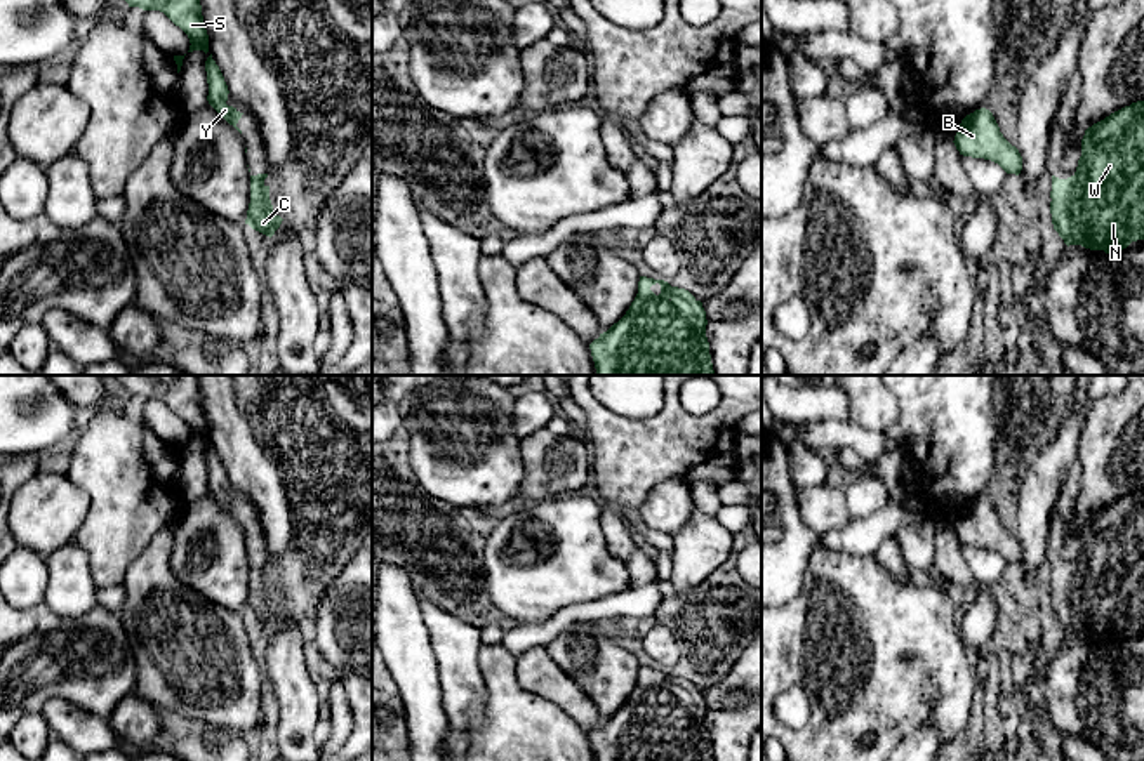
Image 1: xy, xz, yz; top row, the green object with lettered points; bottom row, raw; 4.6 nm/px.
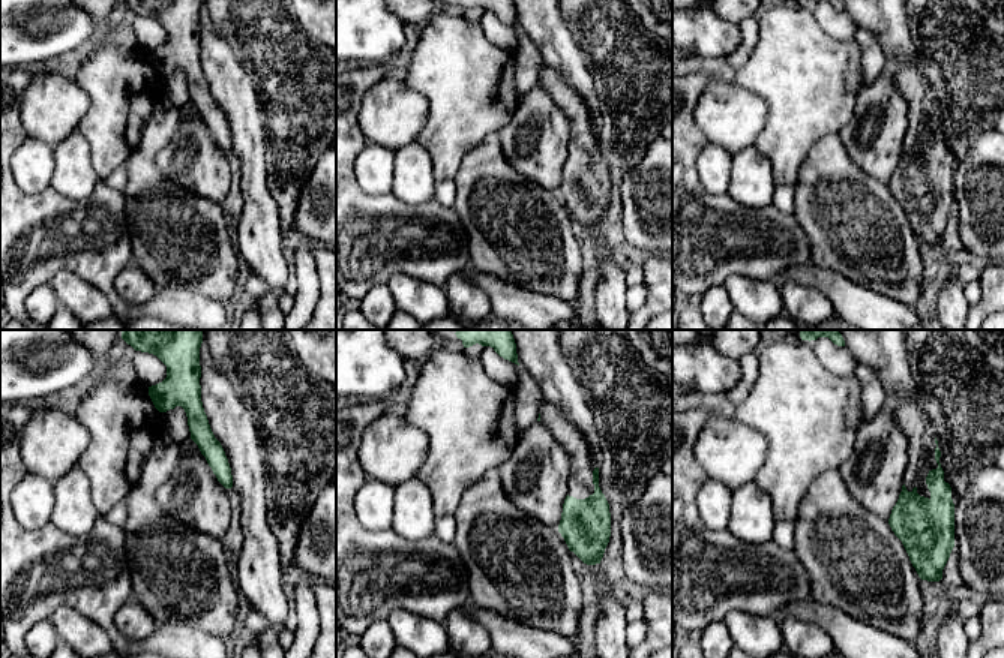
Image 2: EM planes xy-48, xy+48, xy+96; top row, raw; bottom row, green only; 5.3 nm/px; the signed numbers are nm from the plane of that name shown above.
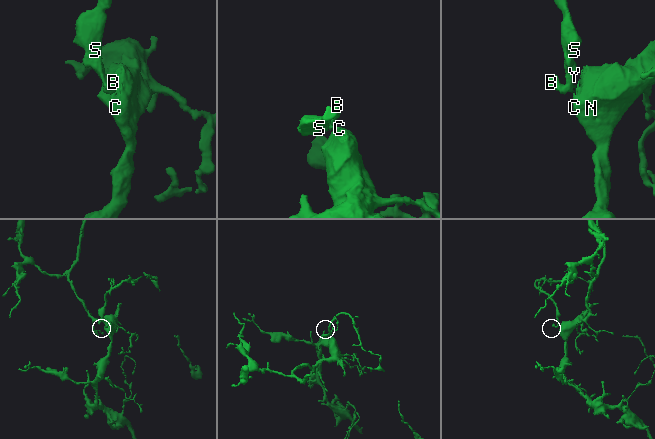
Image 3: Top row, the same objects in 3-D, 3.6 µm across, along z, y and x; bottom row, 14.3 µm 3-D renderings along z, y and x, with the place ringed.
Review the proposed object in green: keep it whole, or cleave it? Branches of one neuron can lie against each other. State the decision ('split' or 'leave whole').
leave whole

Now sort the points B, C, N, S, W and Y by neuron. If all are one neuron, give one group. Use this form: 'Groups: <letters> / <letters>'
Groups: B C N S W Y

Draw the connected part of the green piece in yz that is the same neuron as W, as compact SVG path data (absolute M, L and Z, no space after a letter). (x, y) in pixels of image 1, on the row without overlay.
M1144 490L1132 492L1085 519L1076 561L1068 568L1052 565L1050 587L1054 619L1068 636L1081 634L1113 643L1144 629Z

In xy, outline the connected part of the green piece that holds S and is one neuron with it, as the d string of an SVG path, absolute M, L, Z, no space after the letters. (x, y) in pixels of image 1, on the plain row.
M118 375L118 387L129 396L163 401L188 424L191 433L188 441L209 441L209 424L196 375Z

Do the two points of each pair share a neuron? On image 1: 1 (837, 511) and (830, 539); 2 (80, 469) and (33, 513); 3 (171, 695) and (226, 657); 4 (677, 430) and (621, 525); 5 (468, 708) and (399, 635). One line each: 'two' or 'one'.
1: two
2: two
3: one
4: one
5: two

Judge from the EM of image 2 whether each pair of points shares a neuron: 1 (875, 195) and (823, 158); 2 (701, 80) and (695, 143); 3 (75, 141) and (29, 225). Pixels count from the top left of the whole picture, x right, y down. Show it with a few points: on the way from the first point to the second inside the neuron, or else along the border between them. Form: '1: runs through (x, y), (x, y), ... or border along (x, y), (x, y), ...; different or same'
1: runs through (862, 195), (836, 171); same
2: runs through (688, 95), (688, 128); same
3: border along (93, 188), (84, 200), (71, 200), (59, 192); different

